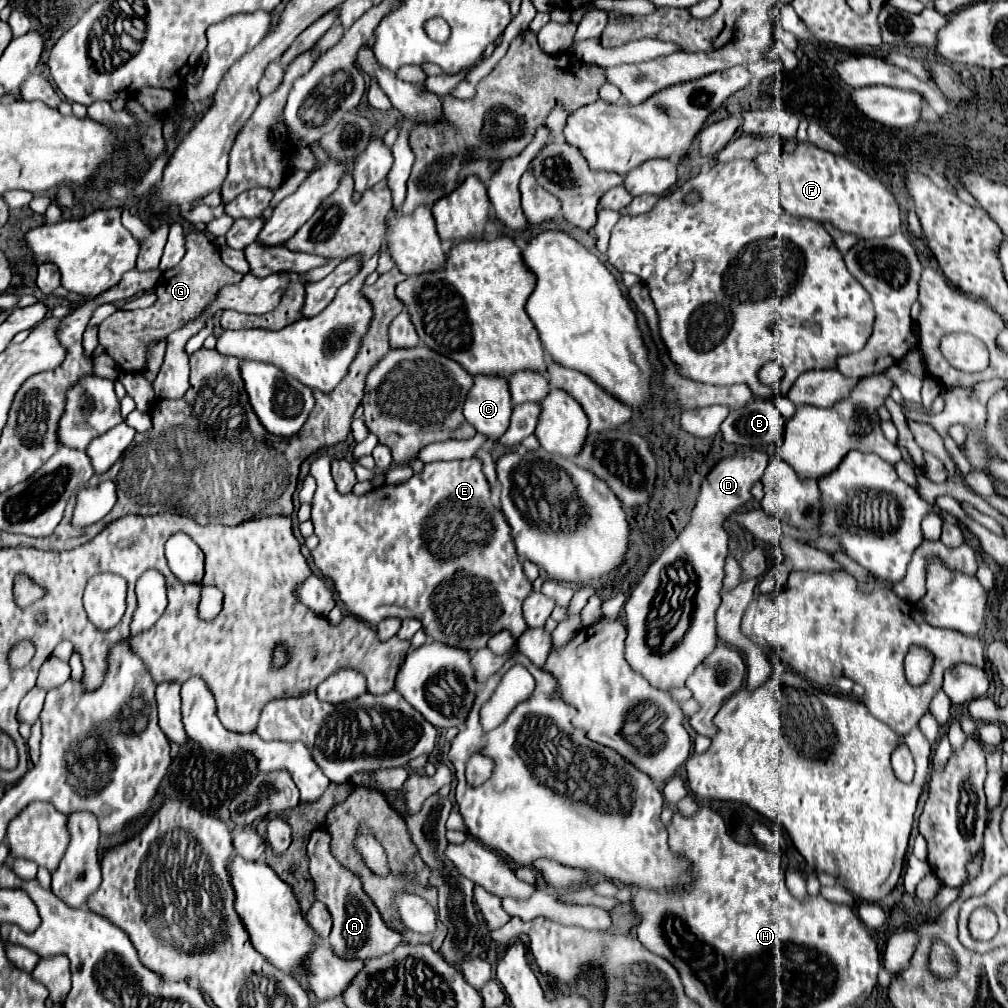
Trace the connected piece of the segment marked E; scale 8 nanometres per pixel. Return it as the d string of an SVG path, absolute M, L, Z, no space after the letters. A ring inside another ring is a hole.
M319 456L309 466L309 474L317 480L317 490L315 490L313 500L311 500L311 522L313 522L315 534L319 538L319 544L317 544L315 550L311 550L311 556L313 556L315 566L321 570L321 574L325 578L333 580L335 590L337 590L337 594L339 594L339 598L345 604L349 614L357 616L359 620L365 620L371 626L377 626L381 620L385 620L389 616L417 618L417 620L421 620L423 630L431 640L449 644L453 648L461 648L465 652L473 652L473 650L479 650L479 648L487 646L487 636L493 636L493 634L497 634L501 630L509 630L517 638L527 628L527 622L523 620L521 604L523 604L523 600L529 596L529 592L533 588L531 588L531 582L527 580L527 576L523 572L521 562L519 562L519 556L517 556L517 550L515 550L515 544L513 544L513 538L511 538L509 524L507 524L503 512L497 510L491 504L491 488L489 488L489 482L487 482L487 478L485 478L485 474L481 470L481 462L477 458L449 460L449 462L439 460L439 462L425 464L425 468L419 474L415 474L413 478L409 478L407 482L395 484L395 486L383 484L383 486L373 488L371 492L367 492L367 494L363 494L359 498L355 494L339 494L337 492L335 482L331 478L329 462L331 462L329 456ZM459 550L469 550L469 552L457 556Z

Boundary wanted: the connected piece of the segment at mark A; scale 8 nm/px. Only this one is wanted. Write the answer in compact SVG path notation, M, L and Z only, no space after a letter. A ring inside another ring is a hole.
M325 828L313 830L307 844L307 856L309 856L309 874L315 880L315 898L321 900L333 916L333 930L329 934L329 944L339 958L361 958L361 960L379 958L387 952L393 952L399 944L403 944L403 936L391 930L383 922L373 900L363 890L361 878L335 860L335 856L331 854L331 836Z

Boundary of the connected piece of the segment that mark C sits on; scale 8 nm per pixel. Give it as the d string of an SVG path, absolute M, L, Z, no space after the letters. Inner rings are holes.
M475 376L475 384L465 400L465 420L483 434L489 442L499 442L499 438L509 428L513 404L509 396L507 380L485 380L485 376Z

